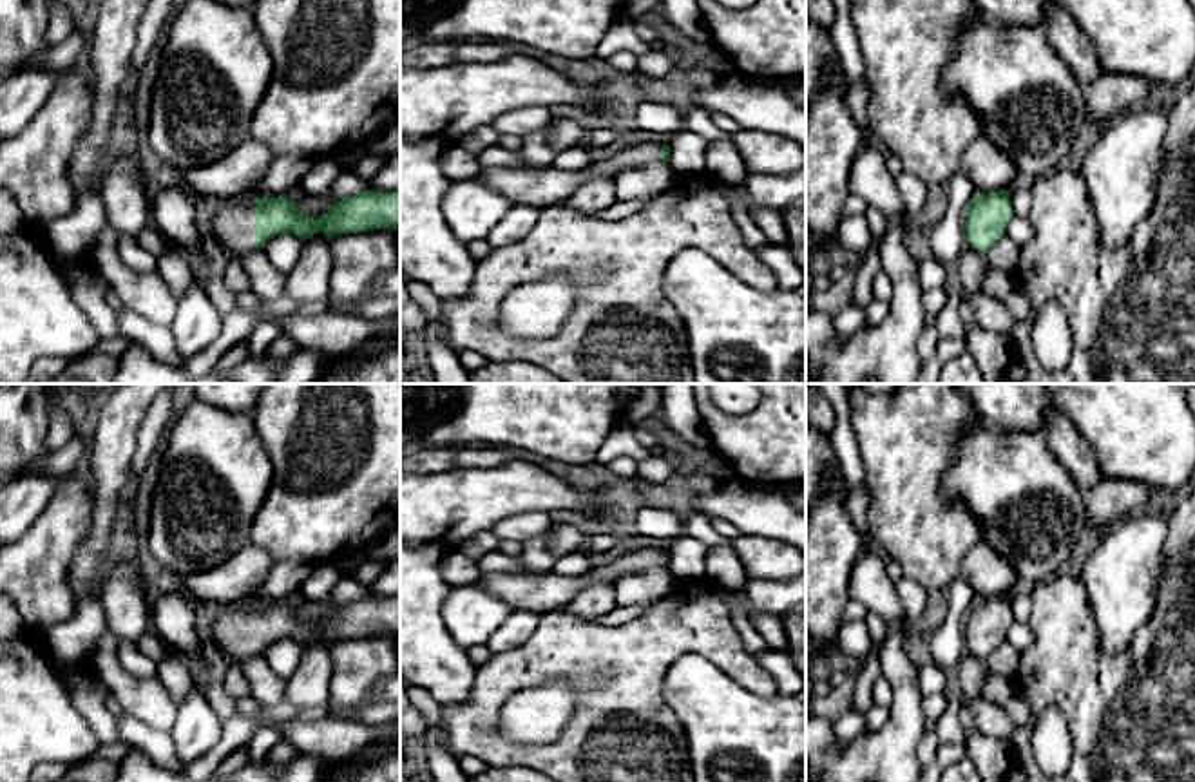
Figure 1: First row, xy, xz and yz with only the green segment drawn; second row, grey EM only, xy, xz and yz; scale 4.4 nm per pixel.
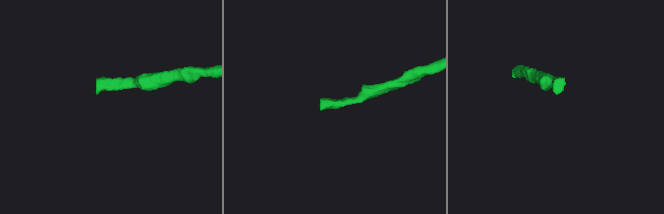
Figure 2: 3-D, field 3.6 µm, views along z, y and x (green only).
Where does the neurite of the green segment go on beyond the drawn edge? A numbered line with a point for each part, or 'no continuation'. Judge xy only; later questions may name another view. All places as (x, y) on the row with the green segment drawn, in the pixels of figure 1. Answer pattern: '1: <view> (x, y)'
1: xy (234, 225)

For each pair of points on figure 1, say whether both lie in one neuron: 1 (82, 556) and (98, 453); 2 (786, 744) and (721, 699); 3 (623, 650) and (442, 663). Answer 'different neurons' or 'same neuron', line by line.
1: same neuron
2: same neuron
3: different neurons

